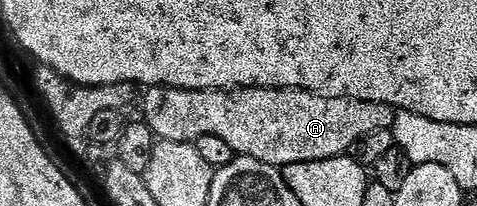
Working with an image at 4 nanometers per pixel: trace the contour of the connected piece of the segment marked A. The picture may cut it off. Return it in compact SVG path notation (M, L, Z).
M150 86L142 96L143 121L150 132L162 141L195 143L199 138L215 135L221 138L236 156L255 159L265 165L284 167L291 163L322 161L345 155L356 140L381 130L392 130L394 110L370 101L348 101L342 97L321 97L295 89L179 89Z

